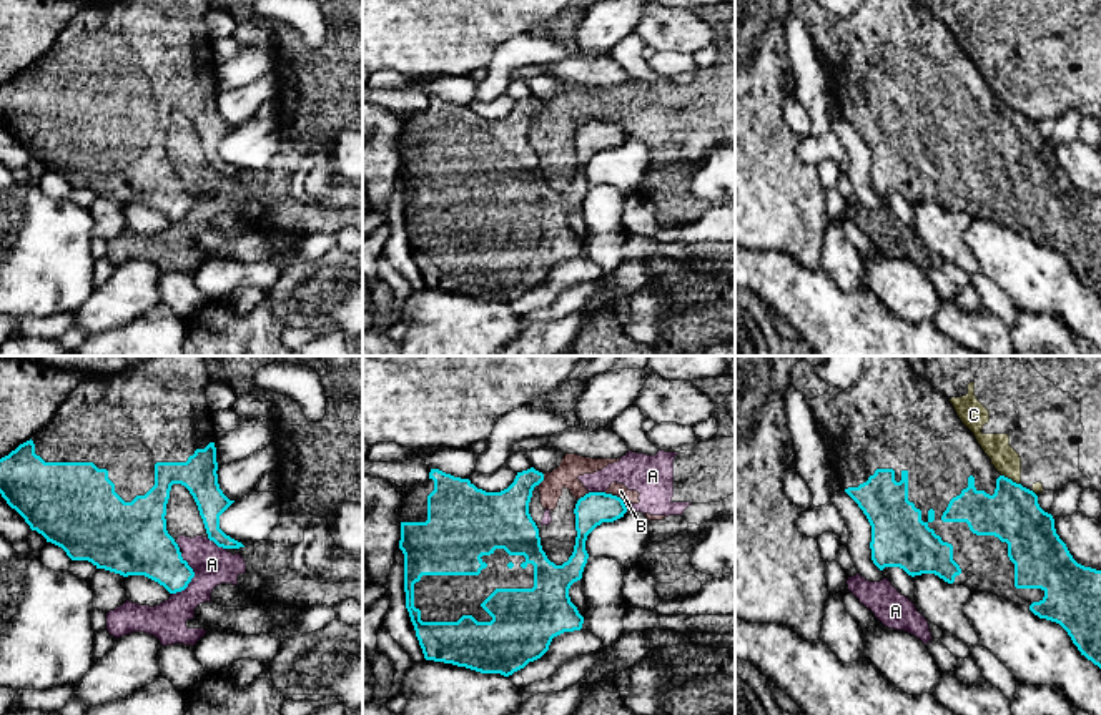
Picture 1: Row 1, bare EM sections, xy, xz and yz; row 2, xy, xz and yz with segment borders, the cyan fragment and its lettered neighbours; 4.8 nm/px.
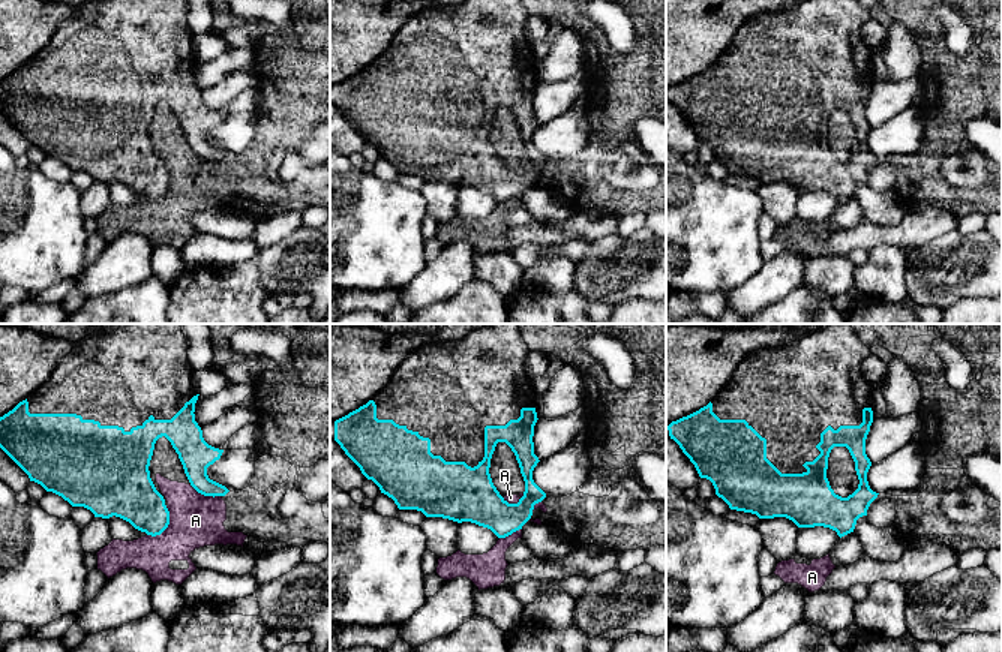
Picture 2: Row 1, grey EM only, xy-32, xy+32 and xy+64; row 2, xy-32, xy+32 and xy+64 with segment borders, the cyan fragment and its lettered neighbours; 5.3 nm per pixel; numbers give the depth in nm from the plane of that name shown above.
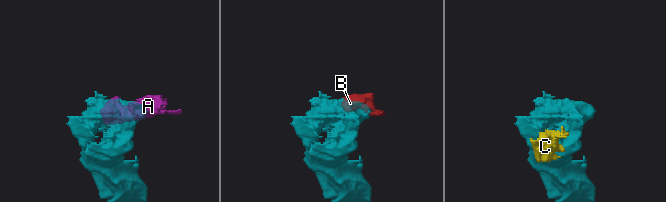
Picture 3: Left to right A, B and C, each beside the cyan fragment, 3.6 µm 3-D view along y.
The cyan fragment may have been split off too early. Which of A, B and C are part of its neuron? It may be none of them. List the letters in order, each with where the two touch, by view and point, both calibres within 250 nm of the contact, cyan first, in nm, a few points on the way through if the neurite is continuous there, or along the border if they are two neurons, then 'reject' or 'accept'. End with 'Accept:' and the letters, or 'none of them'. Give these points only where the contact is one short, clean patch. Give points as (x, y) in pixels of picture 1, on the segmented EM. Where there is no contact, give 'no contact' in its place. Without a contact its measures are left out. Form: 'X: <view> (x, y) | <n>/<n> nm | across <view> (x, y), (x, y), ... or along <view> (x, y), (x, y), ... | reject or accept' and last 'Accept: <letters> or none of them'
A: xy (193, 576) | 240/190 nm | reject
B: xz (614, 496) | 160/70 nm | along xz (604, 493), (616, 494), (622, 501) | reject
C: yz (1010, 479) | 260/140 nm | along yz (1002, 474), (1018, 484) | reject
Accept: none of them

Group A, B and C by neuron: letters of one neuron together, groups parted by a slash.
A B / C

